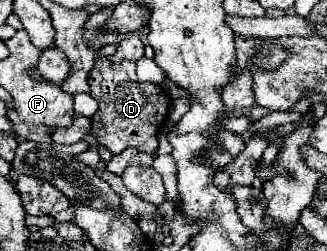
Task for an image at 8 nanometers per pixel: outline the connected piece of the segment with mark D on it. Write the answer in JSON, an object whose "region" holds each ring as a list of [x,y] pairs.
{"region":[[[126,36],[118,42],[114,56],[96,58],[88,82],[92,84],[92,98],[98,102],[98,112],[92,118],[92,132],[112,154],[124,148],[136,148],[154,154],[158,148],[158,130],[168,118],[170,98],[158,84],[138,82],[136,62],[144,56],[144,44],[138,36]]]}

